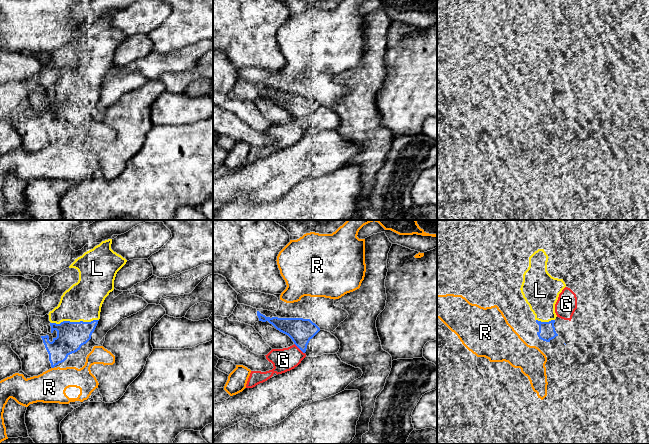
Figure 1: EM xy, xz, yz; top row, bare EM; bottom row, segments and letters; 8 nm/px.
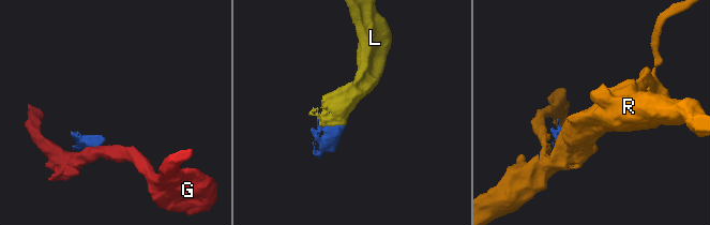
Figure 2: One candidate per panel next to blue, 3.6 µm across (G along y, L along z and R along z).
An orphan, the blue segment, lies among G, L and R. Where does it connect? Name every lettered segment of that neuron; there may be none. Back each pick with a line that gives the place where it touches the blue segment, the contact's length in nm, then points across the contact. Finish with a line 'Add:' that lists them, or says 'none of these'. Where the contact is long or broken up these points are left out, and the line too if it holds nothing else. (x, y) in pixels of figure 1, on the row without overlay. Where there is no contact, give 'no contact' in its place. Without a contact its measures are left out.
L: contact xy (74, 98); length 380 nm
Add: L

